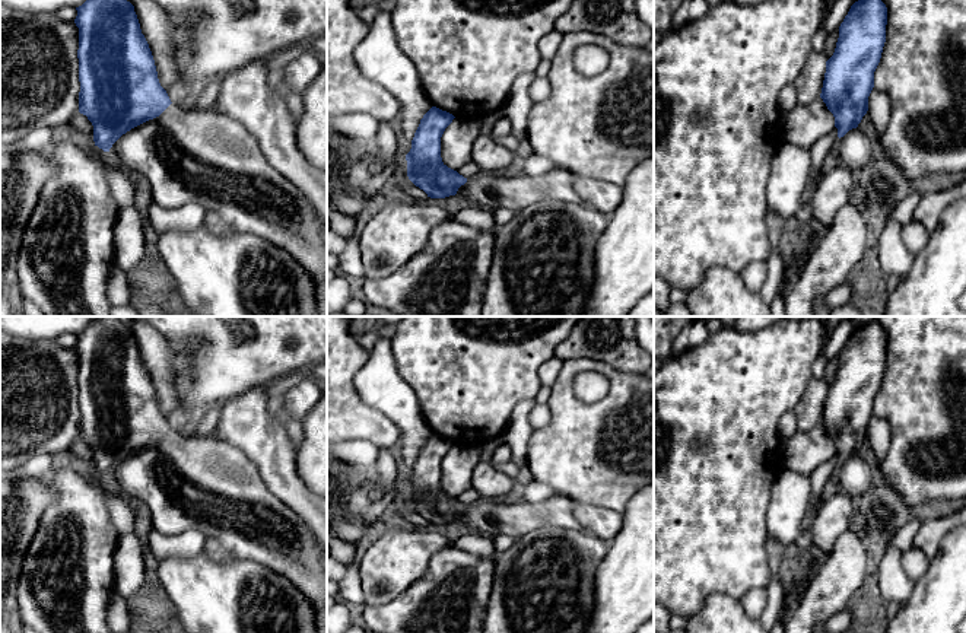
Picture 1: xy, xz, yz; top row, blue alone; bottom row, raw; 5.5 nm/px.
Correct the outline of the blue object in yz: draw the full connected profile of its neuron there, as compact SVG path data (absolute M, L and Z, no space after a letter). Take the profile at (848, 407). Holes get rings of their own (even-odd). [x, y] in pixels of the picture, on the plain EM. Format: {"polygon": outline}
{"polygon": "M877 318L855 328L839 353L833 382L826 388L820 424L835 443L841 492L855 499L871 489L871 470L858 455L868 438L868 423L874 414L874 398L886 369L887 334Z"}

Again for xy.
{"polygon": "M102 316L76 334L79 354L79 439L93 452L95 473L109 478L127 497L149 508L153 527L163 535L196 529L219 541L233 556L267 566L287 578L311 601L317 633L327 633L327 564L322 545L308 524L276 497L258 467L241 449L212 436L181 435L171 429L161 413L155 387L142 360L134 333L118 316Z"}

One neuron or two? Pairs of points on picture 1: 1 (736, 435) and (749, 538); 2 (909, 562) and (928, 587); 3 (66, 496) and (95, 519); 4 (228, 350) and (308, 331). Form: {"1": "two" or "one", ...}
{"1": "one", "2": "two", "3": "one", "4": "one"}

